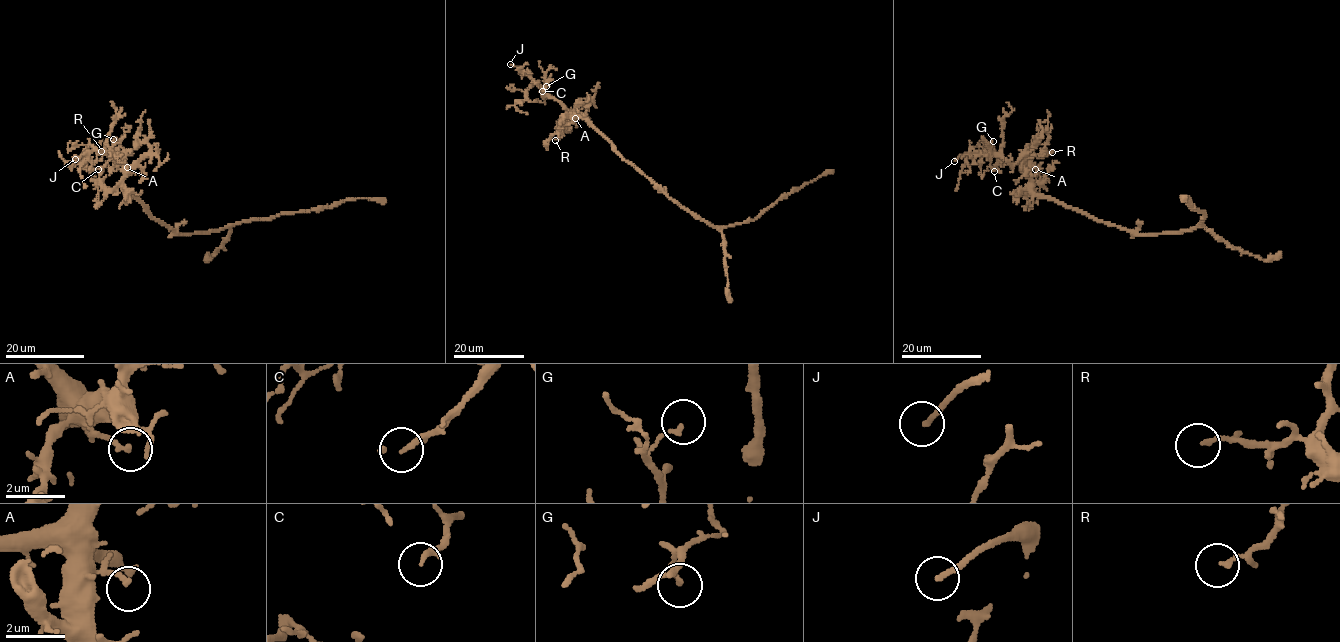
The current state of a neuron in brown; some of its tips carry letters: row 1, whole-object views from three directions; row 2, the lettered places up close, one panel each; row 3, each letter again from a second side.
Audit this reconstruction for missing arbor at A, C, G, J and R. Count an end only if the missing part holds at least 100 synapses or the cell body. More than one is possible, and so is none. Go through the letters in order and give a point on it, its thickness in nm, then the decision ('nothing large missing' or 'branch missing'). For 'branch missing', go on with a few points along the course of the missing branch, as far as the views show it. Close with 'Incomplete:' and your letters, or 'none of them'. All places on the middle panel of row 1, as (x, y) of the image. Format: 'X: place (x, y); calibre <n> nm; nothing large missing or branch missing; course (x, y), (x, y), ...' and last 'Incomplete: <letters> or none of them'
A: place (575, 118); calibre 160 nm; nothing large missing
C: place (542, 91); calibre 200 nm; nothing large missing
G: place (546, 86); calibre 120 nm; nothing large missing
J: place (510, 64); calibre 150 nm; branch missing; course (510, 64), (487, 72), (457, 74)
R: place (555, 140); calibre 100 nm; nothing large missing
Incomplete: J

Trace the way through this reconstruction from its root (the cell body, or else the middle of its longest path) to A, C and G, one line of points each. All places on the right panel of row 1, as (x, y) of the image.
A: (1132, 231), (1101, 222), (1078, 209), (1037, 196), (1033, 191), (1030, 167), (1035, 169)
C: (1132, 231), (1039, 197), (1032, 191), (1024, 163), (1008, 163), (991, 153), (994, 171)
G: (1132, 231), (1039, 197), (1032, 191), (1027, 165), (1008, 163), (992, 154), (988, 145), (993, 141)

